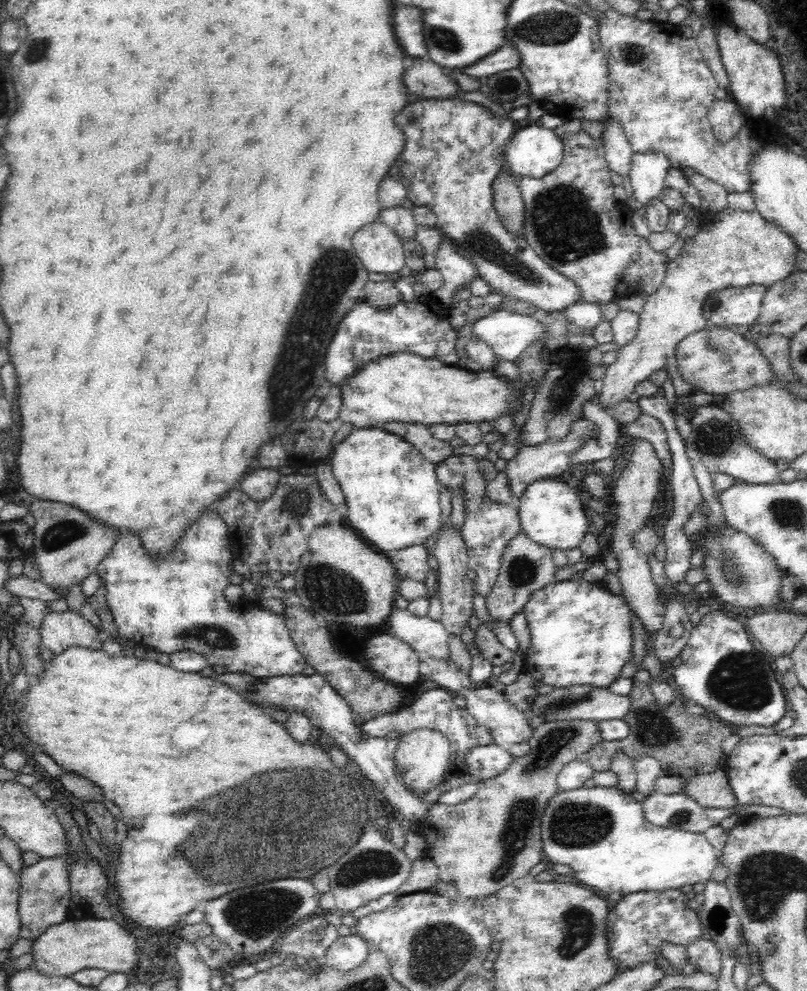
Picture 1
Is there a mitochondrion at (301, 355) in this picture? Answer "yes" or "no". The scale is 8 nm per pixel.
yes

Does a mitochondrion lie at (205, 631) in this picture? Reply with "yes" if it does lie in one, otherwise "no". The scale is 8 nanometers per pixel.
yes

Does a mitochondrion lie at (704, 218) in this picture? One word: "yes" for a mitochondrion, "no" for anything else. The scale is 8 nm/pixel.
no

